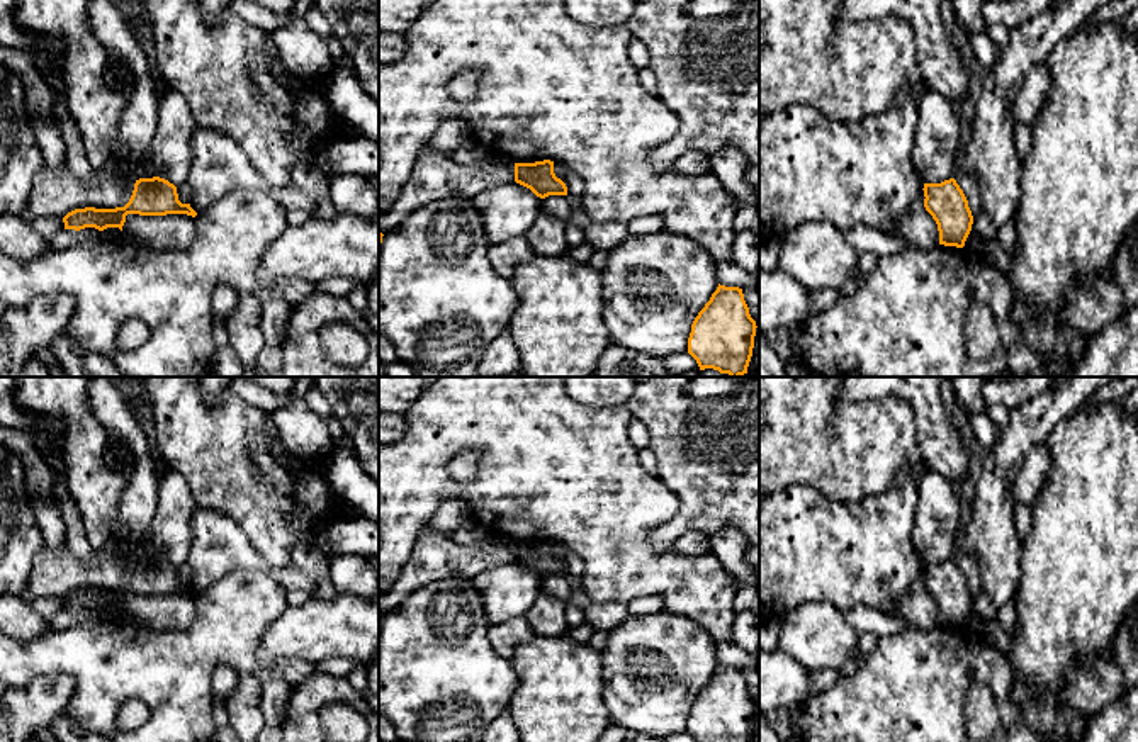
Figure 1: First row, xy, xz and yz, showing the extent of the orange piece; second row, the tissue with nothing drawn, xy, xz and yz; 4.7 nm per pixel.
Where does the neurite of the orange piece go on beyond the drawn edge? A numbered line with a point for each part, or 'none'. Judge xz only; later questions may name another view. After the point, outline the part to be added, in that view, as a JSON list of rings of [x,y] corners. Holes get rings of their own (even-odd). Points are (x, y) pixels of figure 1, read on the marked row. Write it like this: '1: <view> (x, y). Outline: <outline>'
none

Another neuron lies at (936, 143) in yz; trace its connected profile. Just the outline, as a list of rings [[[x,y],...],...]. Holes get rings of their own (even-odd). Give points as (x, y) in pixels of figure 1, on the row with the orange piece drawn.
[[[926,88],[917,100],[917,131],[914,138],[914,166],[924,183],[955,178],[960,151],[960,119],[951,102]]]

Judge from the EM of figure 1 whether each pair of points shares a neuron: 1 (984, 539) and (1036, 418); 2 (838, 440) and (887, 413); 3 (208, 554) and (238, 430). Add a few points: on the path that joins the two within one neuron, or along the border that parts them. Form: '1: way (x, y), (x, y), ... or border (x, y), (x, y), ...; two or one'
1: way (992, 508), (994, 486), (1011, 449); one
2: way (850, 440), (860, 440), (875, 425); one
3: border (197, 506), (226, 513), (248, 537); two

